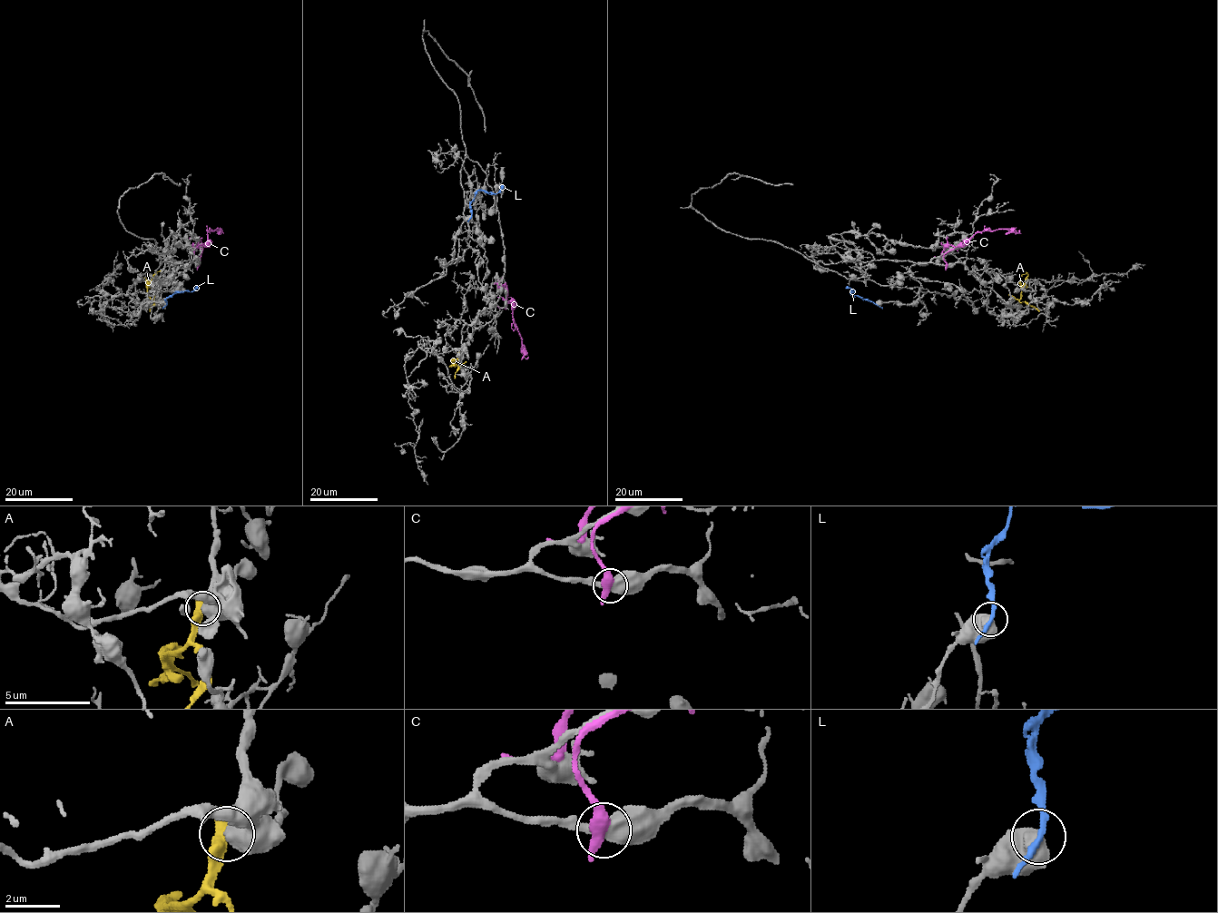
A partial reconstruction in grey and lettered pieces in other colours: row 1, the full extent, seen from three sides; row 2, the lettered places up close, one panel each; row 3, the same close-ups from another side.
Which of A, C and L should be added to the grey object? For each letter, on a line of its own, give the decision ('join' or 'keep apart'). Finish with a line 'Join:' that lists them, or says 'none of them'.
A: keep apart
C: keep apart
L: keep apart
Join: none of them

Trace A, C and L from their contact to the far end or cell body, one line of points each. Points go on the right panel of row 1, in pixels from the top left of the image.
A: (1012, 297), (1020, 298), (1027, 276), (1022, 269)
C: (947, 265), (944, 254), (976, 233), (1000, 229), (1018, 232), (1018, 230)
L: (877, 304), (851, 294), (854, 291), (846, 288)

